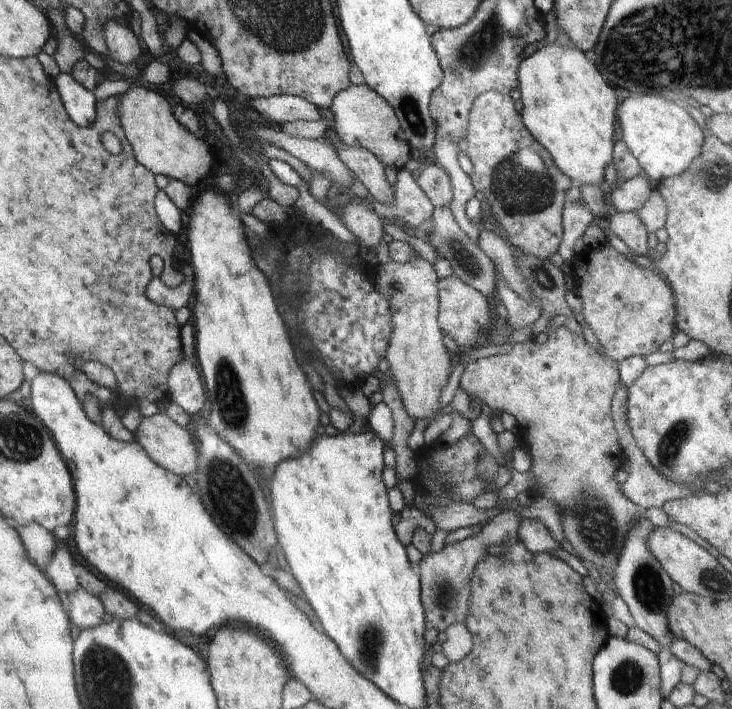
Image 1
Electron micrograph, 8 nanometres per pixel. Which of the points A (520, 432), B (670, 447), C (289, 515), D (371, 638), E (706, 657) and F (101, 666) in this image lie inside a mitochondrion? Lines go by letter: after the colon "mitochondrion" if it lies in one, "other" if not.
A: other
B: mitochondrion
C: other
D: mitochondrion
E: other
F: mitochondrion

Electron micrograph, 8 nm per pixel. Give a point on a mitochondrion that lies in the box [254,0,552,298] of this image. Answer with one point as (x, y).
(477, 51)

